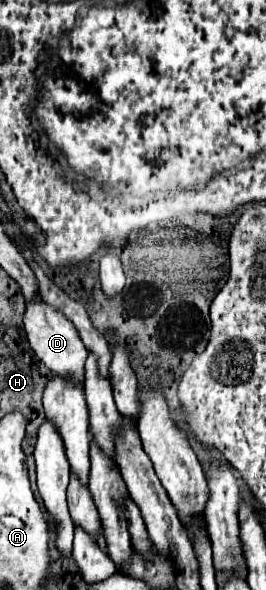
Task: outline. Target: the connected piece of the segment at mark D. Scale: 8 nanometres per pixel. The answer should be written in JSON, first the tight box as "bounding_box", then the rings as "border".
{"bounding_box":[24,302,88,386],"border":[[[32,302],[30,306],[26,306],[24,330],[26,330],[28,342],[30,342],[36,358],[52,374],[58,374],[60,378],[70,378],[70,382],[78,382],[78,386],[82,386],[88,350],[84,348],[82,342],[78,342],[78,332],[74,330],[74,326],[70,326],[70,322],[56,308],[48,306],[46,302]]]}

